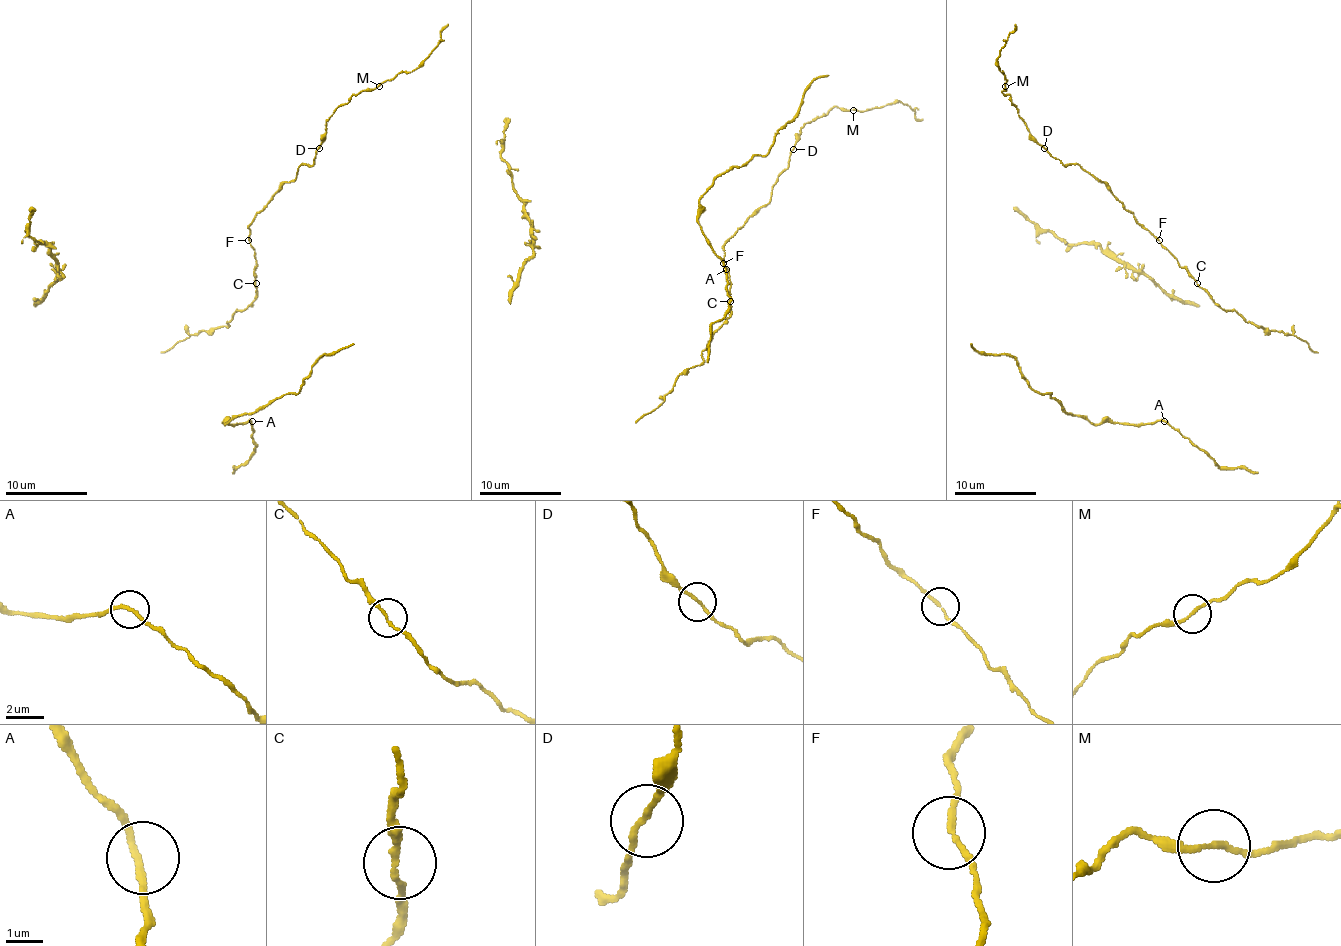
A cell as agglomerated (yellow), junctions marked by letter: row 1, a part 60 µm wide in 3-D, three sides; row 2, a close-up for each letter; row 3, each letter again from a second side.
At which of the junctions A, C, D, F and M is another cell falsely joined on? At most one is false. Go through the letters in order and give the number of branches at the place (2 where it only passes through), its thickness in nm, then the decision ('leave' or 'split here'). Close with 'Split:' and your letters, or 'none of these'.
A: 2 branches meet; 180 nm thick; leave
C: 2 branches meet; 160 nm thick; leave
D: 2 branches meet; 150 nm thick; leave
F: 2 branches meet; 140 nm thick; leave
M: 2 branches meet; 150 nm thick; split here
Split: M

